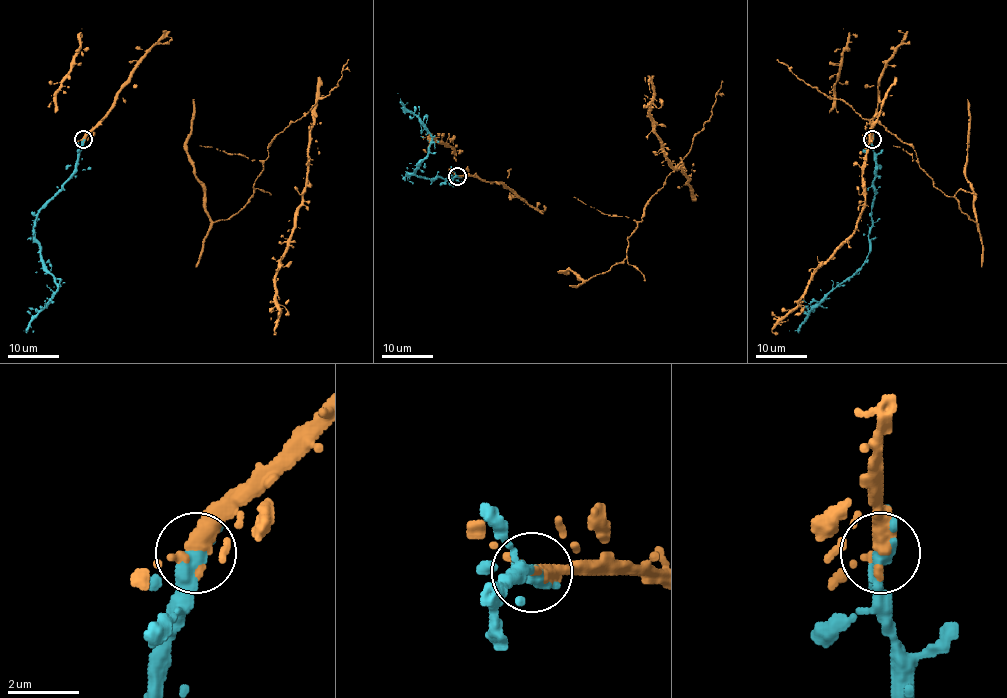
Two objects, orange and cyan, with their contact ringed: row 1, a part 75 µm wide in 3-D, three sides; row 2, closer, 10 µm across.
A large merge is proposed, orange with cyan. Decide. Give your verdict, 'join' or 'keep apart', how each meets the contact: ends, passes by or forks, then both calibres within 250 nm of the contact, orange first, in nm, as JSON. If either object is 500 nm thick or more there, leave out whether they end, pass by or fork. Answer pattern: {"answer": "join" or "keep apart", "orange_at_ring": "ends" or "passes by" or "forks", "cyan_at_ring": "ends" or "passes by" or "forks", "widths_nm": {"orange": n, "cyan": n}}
{"answer": "join", "orange_at_ring": "forks", "cyan_at_ring": "forks", "widths_nm": {"orange": 300, "cyan": 280}}

